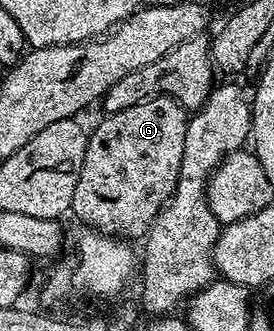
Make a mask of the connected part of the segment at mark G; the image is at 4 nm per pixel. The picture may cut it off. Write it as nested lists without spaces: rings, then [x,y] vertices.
[[[157,95],[154,99],[144,99],[139,105],[131,105],[131,109],[105,115],[102,120],[94,131],[88,132],[89,144],[79,181],[75,185],[71,215],[85,223],[81,225],[86,228],[120,236],[126,241],[140,240],[148,236],[149,227],[173,195],[179,181],[179,169],[183,165],[183,141],[187,137],[189,124],[187,112],[171,97]]]

